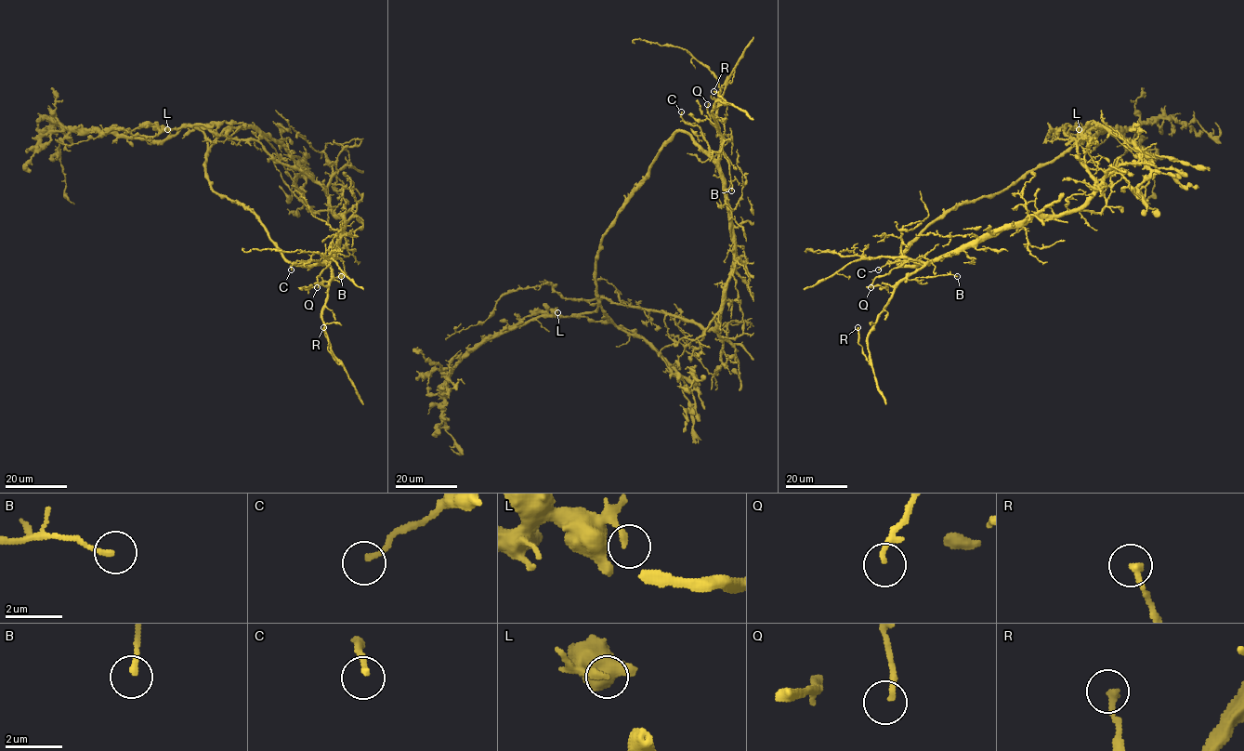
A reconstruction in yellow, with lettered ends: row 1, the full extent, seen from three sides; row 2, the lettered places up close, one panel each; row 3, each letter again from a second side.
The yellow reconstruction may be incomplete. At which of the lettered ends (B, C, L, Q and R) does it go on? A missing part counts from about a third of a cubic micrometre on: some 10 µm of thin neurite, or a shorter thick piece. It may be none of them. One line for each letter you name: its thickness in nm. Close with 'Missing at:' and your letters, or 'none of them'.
Missing at: none of them

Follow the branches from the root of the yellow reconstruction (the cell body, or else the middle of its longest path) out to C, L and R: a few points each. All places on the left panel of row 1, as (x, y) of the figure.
C: (303, 265), (316, 265), (318, 261), (294, 263), (291, 270)
L: (303, 265), (288, 261), (243, 204), (211, 188), (201, 131), (183, 125), (162, 140), (116, 131), (167, 129)
R: (303, 265), (326, 264), (331, 269), (331, 282), (321, 319), (335, 361), (327, 349), (328, 337), (323, 327)

